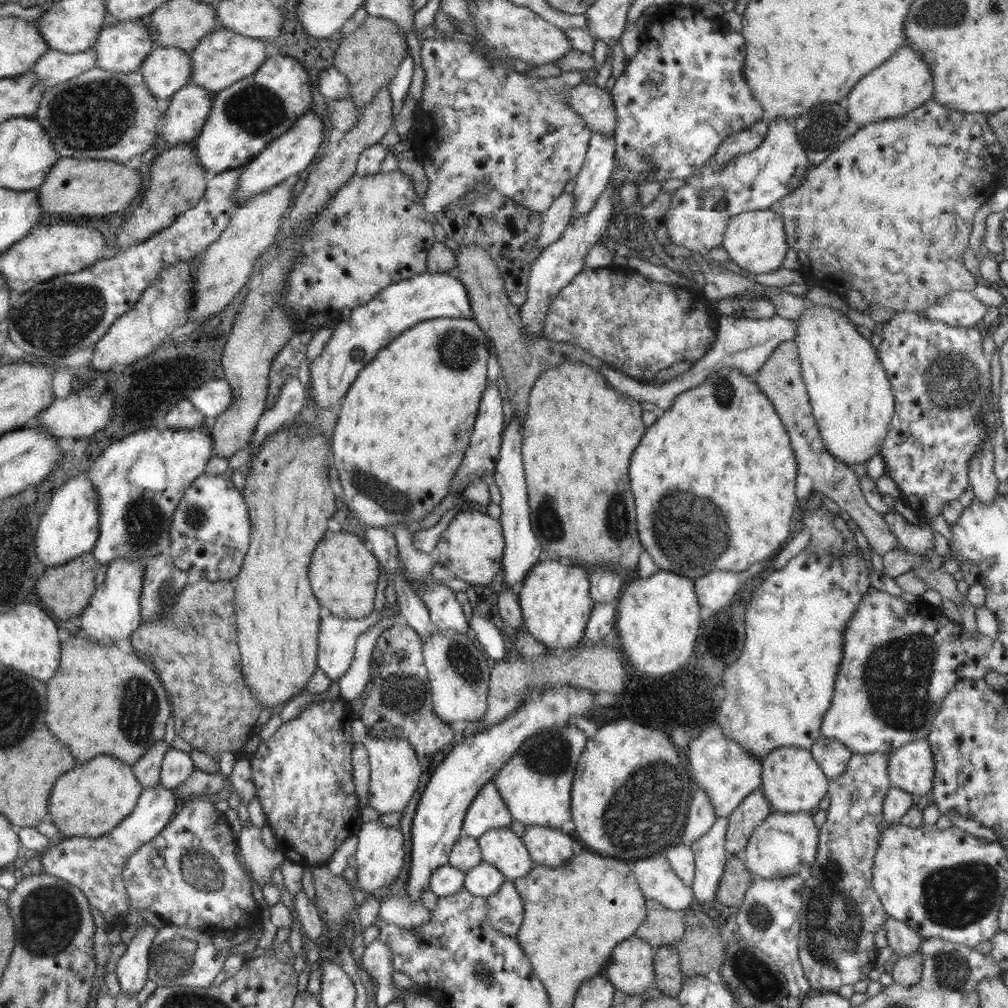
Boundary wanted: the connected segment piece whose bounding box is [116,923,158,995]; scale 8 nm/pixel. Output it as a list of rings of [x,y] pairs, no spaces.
[[[151,923],[138,927],[124,954],[118,958],[116,974],[120,984],[120,994],[136,995],[148,980],[150,946],[158,934],[158,928]]]

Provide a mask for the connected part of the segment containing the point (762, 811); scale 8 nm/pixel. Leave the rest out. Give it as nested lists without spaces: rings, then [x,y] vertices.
[[[760,789],[752,791],[728,816],[726,852],[729,855],[742,855],[752,832],[771,813],[771,805],[763,792]]]

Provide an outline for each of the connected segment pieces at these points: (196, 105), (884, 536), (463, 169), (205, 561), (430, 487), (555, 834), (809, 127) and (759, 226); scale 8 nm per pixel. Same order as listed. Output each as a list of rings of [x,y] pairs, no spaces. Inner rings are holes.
[[[186,84],[180,88],[170,100],[170,105],[166,112],[163,113],[159,135],[161,140],[164,140],[165,149],[180,143],[193,143],[195,138],[202,131],[204,123],[208,118],[210,107],[212,107],[212,96],[204,88],[195,86],[196,84]]]
[[[794,340],[781,342],[777,350],[774,350],[773,356],[770,356],[770,359],[758,370],[754,380],[758,382],[757,385],[760,390],[770,398],[776,412],[778,412],[778,416],[782,418],[784,426],[788,428],[792,448],[796,452],[798,472],[812,478],[814,482],[813,490],[822,492],[822,494],[836,502],[842,511],[848,512],[851,519],[856,522],[862,534],[866,537],[865,540],[870,545],[870,550],[876,552],[876,554],[883,555],[886,552],[896,550],[896,548],[905,550],[900,545],[896,535],[888,527],[883,515],[877,513],[866,502],[859,485],[859,476],[850,465],[846,465],[839,458],[834,457],[825,447],[824,439],[821,437],[812,414],[810,398],[808,398],[806,387],[802,380],[801,363],[799,362],[799,353]]]
[[[422,39],[421,41],[421,61],[422,68],[425,72],[423,80],[424,89],[422,95],[422,104],[420,104],[420,117],[418,119],[418,137],[409,146],[415,150],[417,160],[423,164],[426,176],[429,179],[428,190],[422,200],[423,207],[426,212],[435,215],[440,212],[444,207],[450,203],[460,199],[464,193],[476,189],[476,183],[486,181],[490,185],[500,190],[500,193],[514,199],[518,205],[524,205],[539,214],[543,214],[548,210],[548,207],[564,192],[564,186],[570,179],[574,179],[575,176],[580,172],[586,155],[588,152],[589,140],[591,138],[592,131],[588,128],[588,124],[582,120],[582,116],[578,116],[568,104],[566,104],[566,89],[570,86],[583,83],[585,78],[594,78],[596,72],[590,71],[572,71],[561,73],[557,77],[550,77],[548,79],[536,80],[532,76],[526,76],[525,73],[518,73],[514,69],[504,68],[502,64],[494,62],[490,56],[479,49],[477,46],[471,45],[466,41],[454,40],[442,40],[442,39]],[[428,142],[434,142],[437,146],[430,146]]]
[[[200,475],[180,497],[172,515],[168,552],[193,581],[236,580],[250,544],[250,515],[242,491],[224,475]]]
[[[444,317],[417,323],[408,331],[401,332],[385,348],[382,348],[376,354],[376,357],[367,366],[364,366],[364,369],[358,372],[356,380],[352,382],[345,393],[344,404],[340,408],[340,415],[338,416],[330,448],[334,455],[334,468],[338,470],[338,478],[340,478],[340,484],[344,488],[344,494],[346,494],[349,513],[355,520],[364,521],[364,528],[391,528],[396,523],[420,522],[428,512],[432,512],[435,506],[438,506],[442,499],[450,493],[454,473],[456,473],[456,469],[460,468],[460,463],[462,463],[466,449],[468,449],[476,416],[478,416],[480,398],[482,398],[482,392],[484,392],[488,382],[486,369],[489,358],[486,336],[479,324],[474,322],[473,319]]]
[[[528,826],[521,840],[530,858],[538,865],[560,867],[573,855],[573,840],[568,833],[561,832],[560,829]]]
[[[839,101],[818,103],[792,123],[795,126],[798,139],[800,139],[800,144],[802,144],[802,148],[806,153],[808,169],[820,164],[831,152],[839,147],[843,140],[852,136],[852,133],[859,129],[856,121],[850,119],[844,102]]]
[[[770,209],[746,211],[729,218],[726,232],[723,234],[723,247],[729,254],[729,260],[752,274],[774,272],[782,266],[788,251],[787,236],[783,218]]]

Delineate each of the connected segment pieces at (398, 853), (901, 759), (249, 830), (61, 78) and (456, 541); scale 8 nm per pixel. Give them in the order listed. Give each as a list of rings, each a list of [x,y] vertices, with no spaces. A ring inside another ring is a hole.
[[[378,819],[363,822],[357,833],[357,852],[355,853],[357,867],[357,882],[362,891],[370,894],[376,889],[390,885],[400,874],[406,856],[406,838],[399,826],[387,826]]]
[[[918,739],[888,755],[888,777],[891,788],[922,797],[930,792],[934,779],[934,760],[929,740]]]
[[[248,821],[240,832],[238,845],[250,878],[257,881],[261,888],[271,883],[271,873],[276,868],[281,868],[284,857],[279,855],[275,849],[264,845],[261,829]]]
[[[48,49],[34,63],[32,72],[38,76],[40,84],[46,88],[72,80],[94,66],[96,66],[96,54],[92,49],[86,52],[74,52],[74,54],[68,54],[68,52],[64,54],[58,50]]]
[[[461,509],[448,524],[436,545],[438,548],[438,562],[448,569],[452,577],[462,579],[471,585],[486,585],[492,581],[502,569],[502,558],[504,558],[504,535],[499,519],[492,518],[488,513]]]

